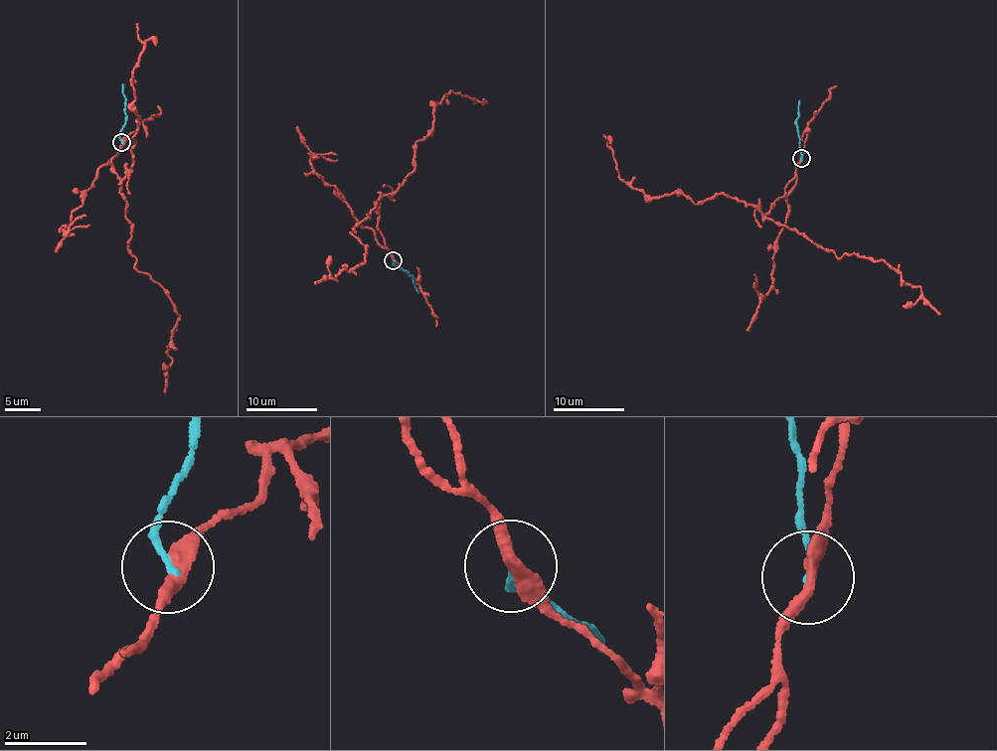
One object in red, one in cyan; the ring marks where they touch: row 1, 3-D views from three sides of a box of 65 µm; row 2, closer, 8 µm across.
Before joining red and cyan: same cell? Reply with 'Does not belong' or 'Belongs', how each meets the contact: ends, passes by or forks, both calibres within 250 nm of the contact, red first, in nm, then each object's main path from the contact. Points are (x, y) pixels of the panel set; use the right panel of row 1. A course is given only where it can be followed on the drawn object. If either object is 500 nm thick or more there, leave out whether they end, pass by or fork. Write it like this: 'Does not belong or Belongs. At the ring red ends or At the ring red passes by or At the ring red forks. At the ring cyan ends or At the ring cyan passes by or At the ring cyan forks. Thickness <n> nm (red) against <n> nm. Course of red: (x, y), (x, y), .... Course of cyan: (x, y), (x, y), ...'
Does not belong. At the ring red passes by. At the ring cyan ends. Thickness 320 nm (red) against 180 nm. Course of red: (801, 158), (766, 217), (837, 257), (882, 259), (940, 314). Course of cyan: (801, 158), (796, 124), (799, 100)

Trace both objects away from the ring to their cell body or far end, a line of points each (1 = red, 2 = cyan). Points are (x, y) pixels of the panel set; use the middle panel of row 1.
1: (393, 261), (376, 225), (380, 198), (351, 232), (367, 246), (365, 262), (314, 284)
2: (393, 261), (411, 275), (417, 292)

